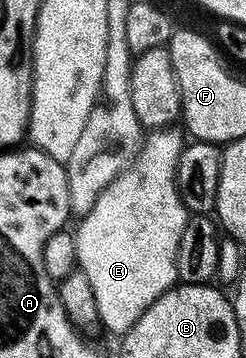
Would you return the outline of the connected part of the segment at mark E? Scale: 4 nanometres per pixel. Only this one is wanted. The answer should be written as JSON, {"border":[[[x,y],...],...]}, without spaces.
{"border":[[[165,128],[151,131],[141,141],[134,161],[102,191],[94,208],[90,208],[85,218],[79,219],[80,227],[74,230],[77,267],[84,273],[86,280],[90,280],[90,288],[94,288],[94,300],[98,300],[100,326],[116,334],[115,336],[123,336],[127,330],[134,328],[142,312],[146,312],[146,308],[150,308],[150,304],[154,304],[158,296],[171,290],[178,282],[178,240],[182,240],[182,232],[190,215],[182,204],[176,187],[178,160],[186,145],[185,135],[177,130]]]}

